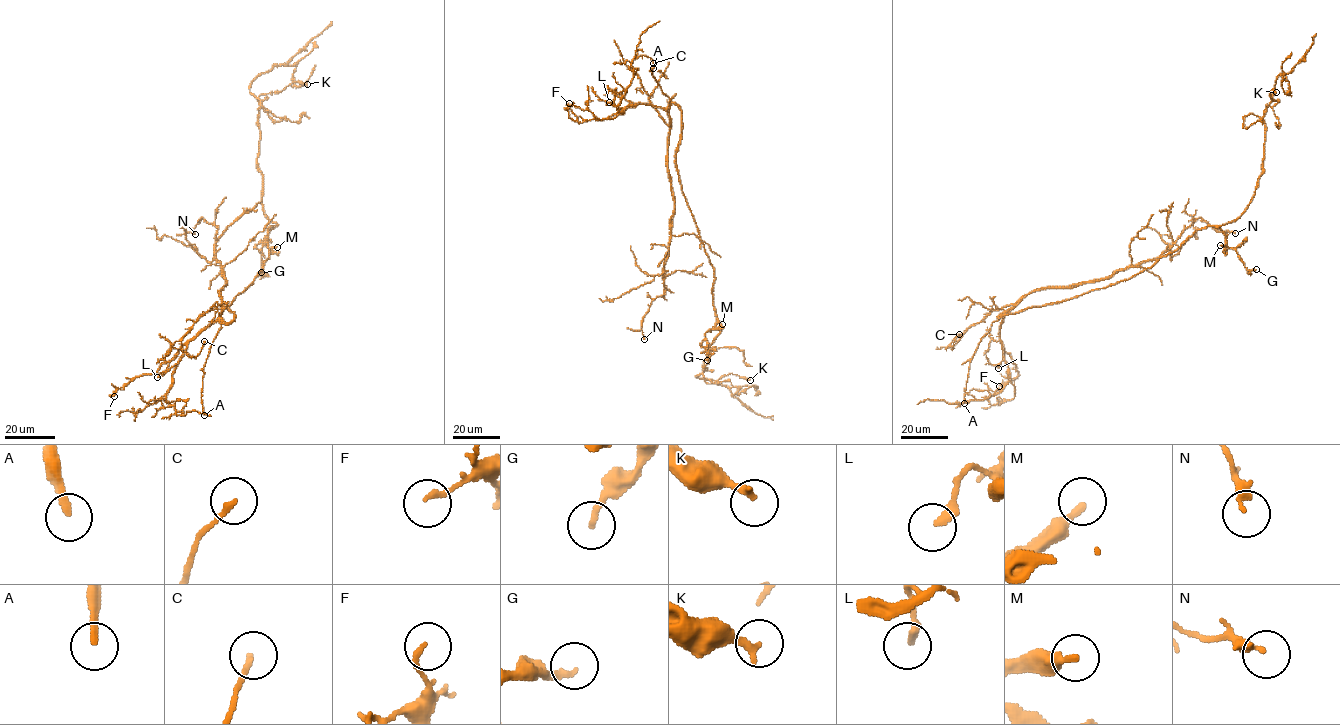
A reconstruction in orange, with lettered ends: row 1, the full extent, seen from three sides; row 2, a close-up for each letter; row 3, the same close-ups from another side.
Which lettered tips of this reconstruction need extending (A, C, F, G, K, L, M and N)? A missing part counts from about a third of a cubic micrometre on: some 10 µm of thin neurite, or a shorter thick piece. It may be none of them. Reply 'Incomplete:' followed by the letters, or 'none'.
Incomplete: A, M

